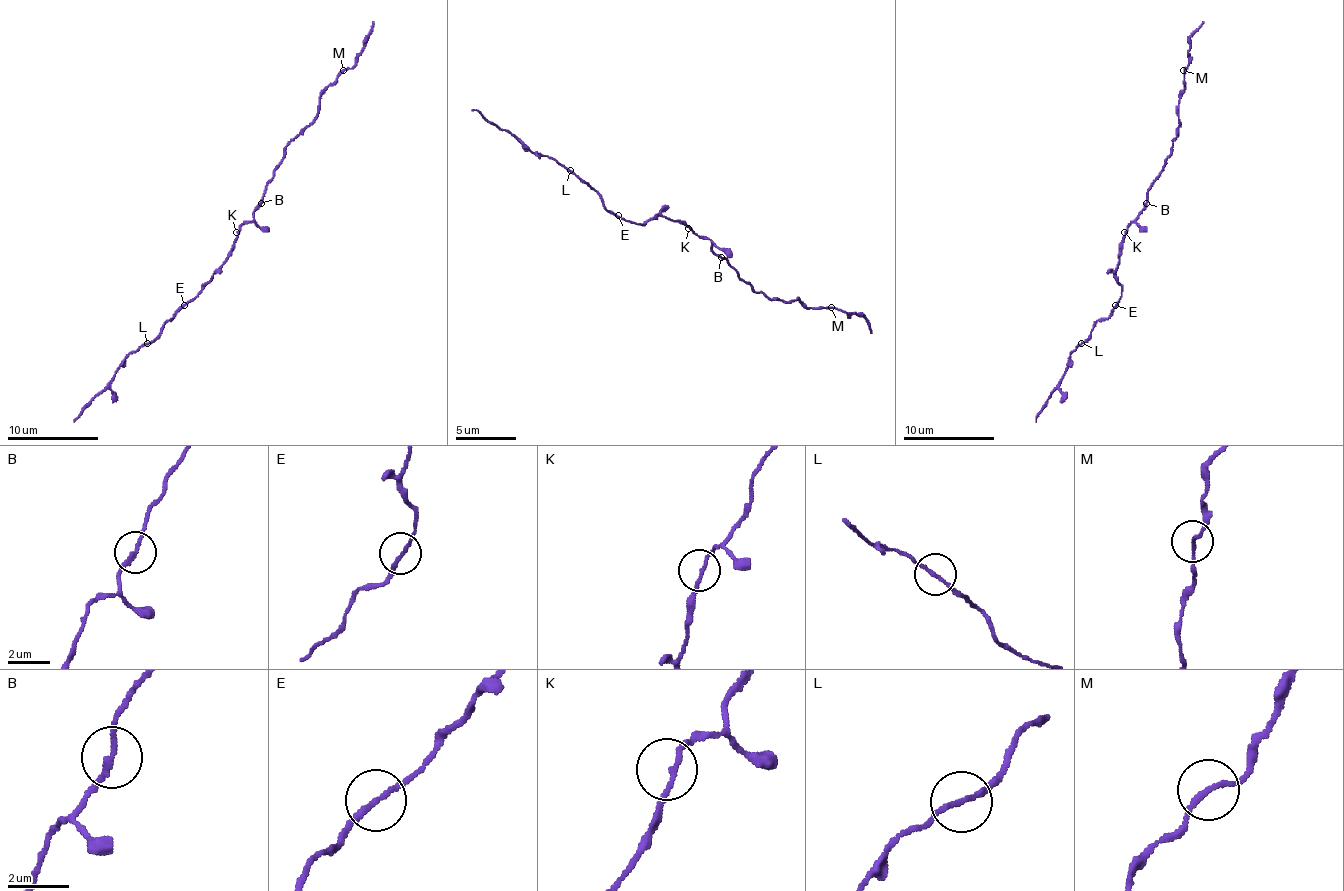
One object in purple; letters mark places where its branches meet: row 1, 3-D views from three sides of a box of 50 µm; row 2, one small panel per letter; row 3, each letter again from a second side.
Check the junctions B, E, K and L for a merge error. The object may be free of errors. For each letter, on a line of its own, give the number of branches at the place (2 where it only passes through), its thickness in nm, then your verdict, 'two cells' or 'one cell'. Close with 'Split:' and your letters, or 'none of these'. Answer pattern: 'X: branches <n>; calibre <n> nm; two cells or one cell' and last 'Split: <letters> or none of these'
B: branches 2; calibre 150 nm; one cell
E: branches 2; calibre 150 nm; one cell
K: branches 2; calibre 140 nm; one cell
L: branches 2; calibre 150 nm; one cell
Split: none of these

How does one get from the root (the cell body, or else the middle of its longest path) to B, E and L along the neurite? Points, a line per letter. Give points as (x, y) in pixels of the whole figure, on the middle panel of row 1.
B: (691, 228), (713, 243), (713, 249), (722, 258)
E: (691, 228), (664, 215), (655, 215), (646, 225), (624, 222), (618, 215)
L: (691, 228), (664, 215), (655, 215), (646, 225), (633, 225), (612, 212), (570, 170)

